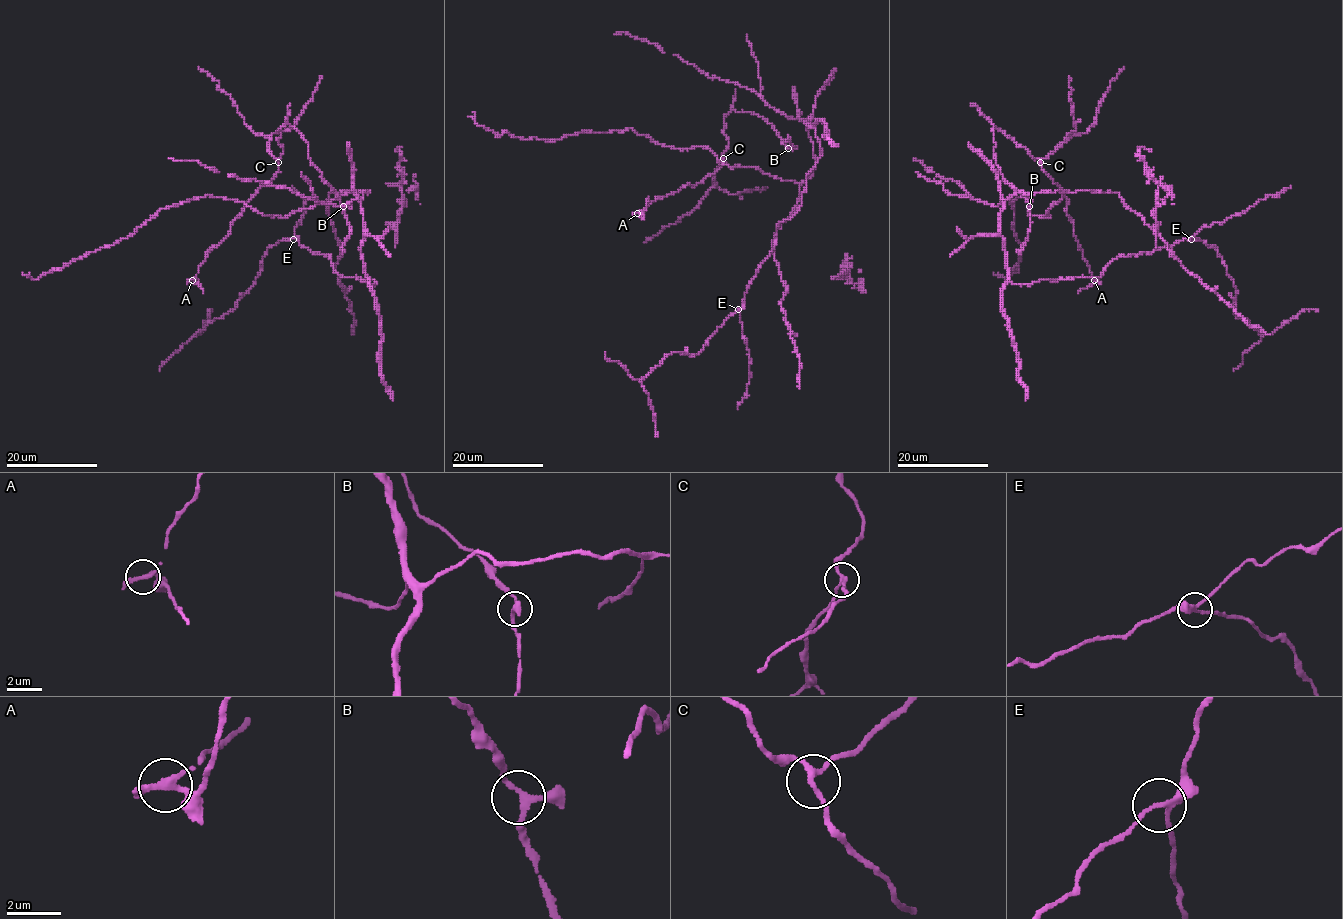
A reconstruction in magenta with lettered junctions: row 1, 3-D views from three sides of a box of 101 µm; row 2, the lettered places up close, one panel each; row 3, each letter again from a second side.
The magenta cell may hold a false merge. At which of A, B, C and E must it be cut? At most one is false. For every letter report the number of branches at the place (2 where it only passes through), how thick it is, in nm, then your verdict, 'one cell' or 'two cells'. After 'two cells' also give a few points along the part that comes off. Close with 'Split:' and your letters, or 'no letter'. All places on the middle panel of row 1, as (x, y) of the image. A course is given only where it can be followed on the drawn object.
A: branches 3; calibre 220 nm; two cells; course (638, 213), (643, 213), (649, 196)
B: branches 3; calibre 190 nm; one cell
C: branches 3; calibre 190 nm; one cell
E: branches 3; calibre 200 nm; one cell
Split: A

